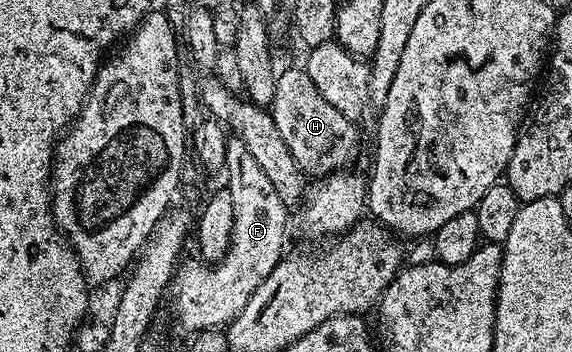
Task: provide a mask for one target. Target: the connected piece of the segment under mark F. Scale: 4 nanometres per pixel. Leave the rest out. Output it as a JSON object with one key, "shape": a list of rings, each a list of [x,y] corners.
{"shape":[[[235,135],[227,138],[226,157],[223,172],[228,175],[226,187],[230,191],[230,200],[234,203],[234,231],[230,239],[230,247],[221,261],[215,263],[205,263],[203,260],[185,260],[179,266],[178,276],[174,281],[174,293],[176,289],[176,317],[180,320],[180,325],[184,329],[191,331],[212,331],[215,325],[227,327],[250,303],[250,295],[258,291],[258,287],[274,271],[274,267],[279,263],[280,258],[285,256],[284,240],[288,237],[288,213],[289,206],[282,203],[282,198],[278,196],[278,191],[274,191],[274,186],[270,184],[270,179],[266,176],[266,171],[258,167],[254,155],[246,149],[246,143]]]}

